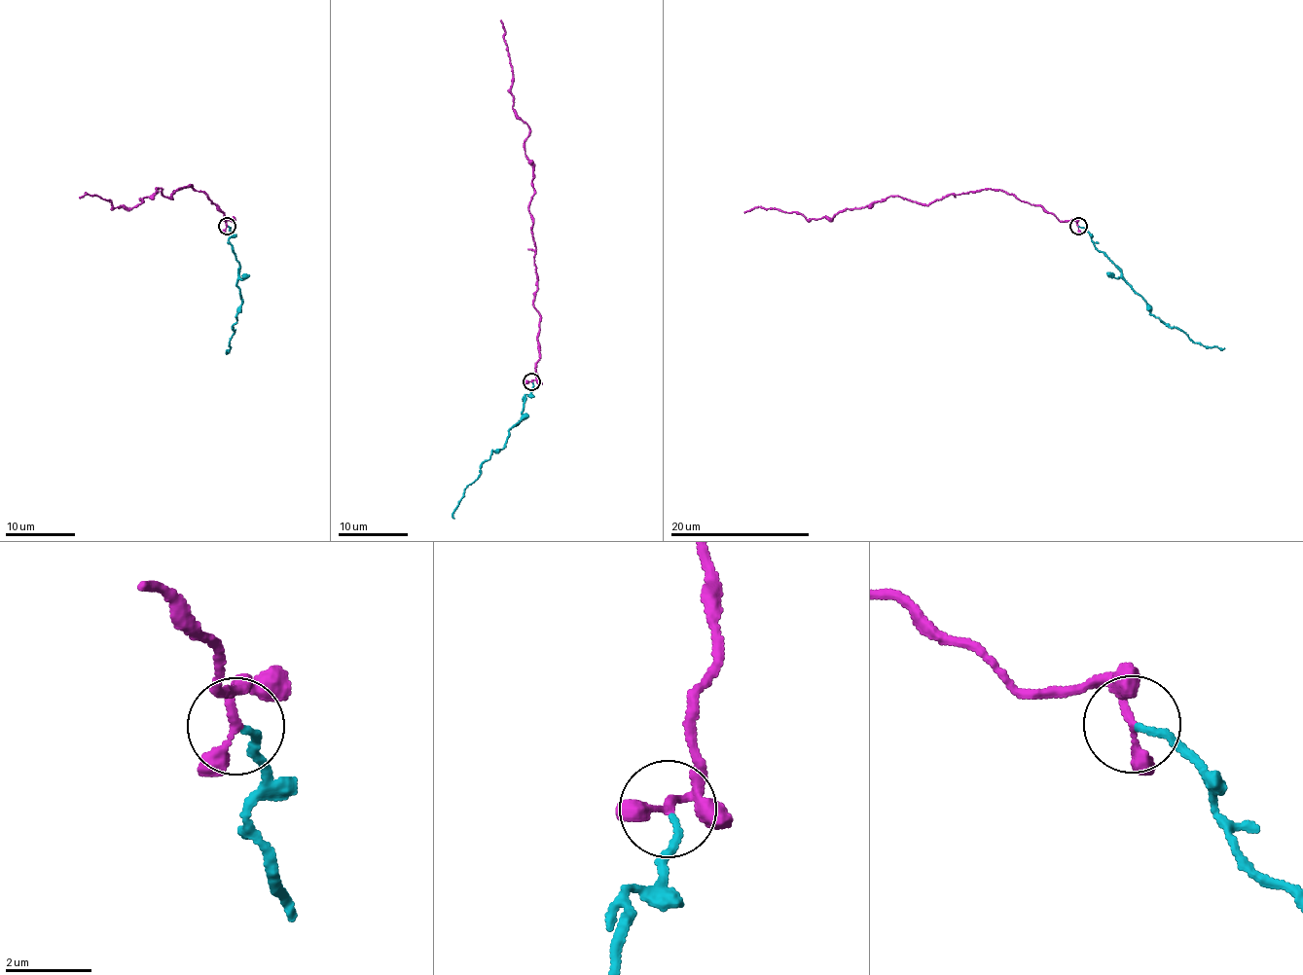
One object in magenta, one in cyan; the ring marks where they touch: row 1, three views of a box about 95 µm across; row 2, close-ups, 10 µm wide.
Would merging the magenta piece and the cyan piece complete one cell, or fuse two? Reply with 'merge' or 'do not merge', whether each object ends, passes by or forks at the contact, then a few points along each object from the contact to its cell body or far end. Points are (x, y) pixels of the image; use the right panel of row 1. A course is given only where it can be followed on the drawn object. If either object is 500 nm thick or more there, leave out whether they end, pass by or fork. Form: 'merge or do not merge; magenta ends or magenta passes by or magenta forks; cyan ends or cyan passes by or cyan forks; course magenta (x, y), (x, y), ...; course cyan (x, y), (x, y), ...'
merge; magenta passes by; cyan ends; course magenta (1077, 226), (992, 189), (946, 194), (927, 204), (886, 197), (832, 218), (805, 219), (761, 207), (744, 212); course cyan (1078, 226), (1115, 265), (1121, 277), (1143, 300), (1146, 308), (1167, 324), (1176, 326), (1195, 342), (1224, 347)

